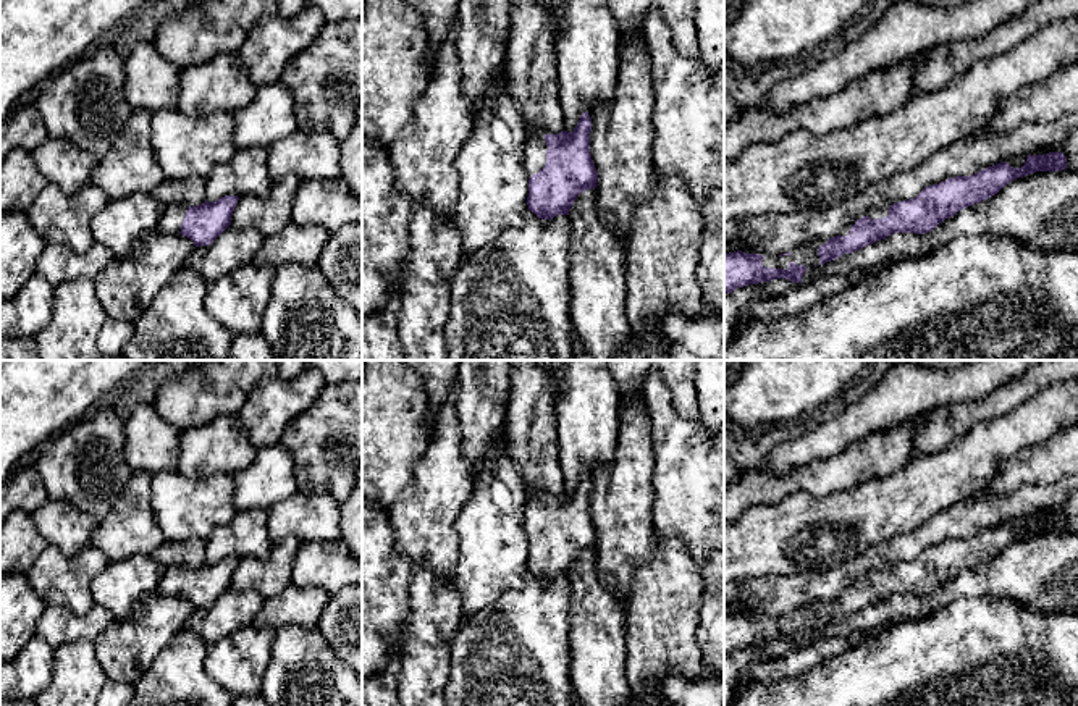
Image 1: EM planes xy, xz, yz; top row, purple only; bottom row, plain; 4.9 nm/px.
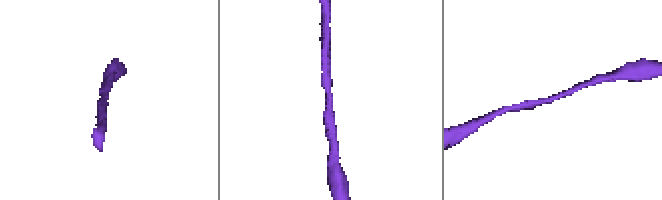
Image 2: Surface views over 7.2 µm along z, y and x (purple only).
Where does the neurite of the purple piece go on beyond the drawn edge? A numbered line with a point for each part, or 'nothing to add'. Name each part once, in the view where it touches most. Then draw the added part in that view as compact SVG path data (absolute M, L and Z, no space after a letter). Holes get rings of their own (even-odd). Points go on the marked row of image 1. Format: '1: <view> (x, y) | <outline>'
1: xz (535, 147) | M530 136L524 144L524 170L527 176L538 173L546 163L548 145L543 136Z

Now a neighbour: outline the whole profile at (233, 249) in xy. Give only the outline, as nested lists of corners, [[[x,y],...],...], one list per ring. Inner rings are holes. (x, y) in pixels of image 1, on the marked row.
[[[231,225],[210,244],[194,247],[186,267],[213,283],[252,263],[263,236],[257,229],[236,229]]]

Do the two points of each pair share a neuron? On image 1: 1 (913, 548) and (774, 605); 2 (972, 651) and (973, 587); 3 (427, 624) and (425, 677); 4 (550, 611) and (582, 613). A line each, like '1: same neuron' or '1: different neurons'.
1: same neuron
2: different neurons
3: same neuron
4: different neurons

